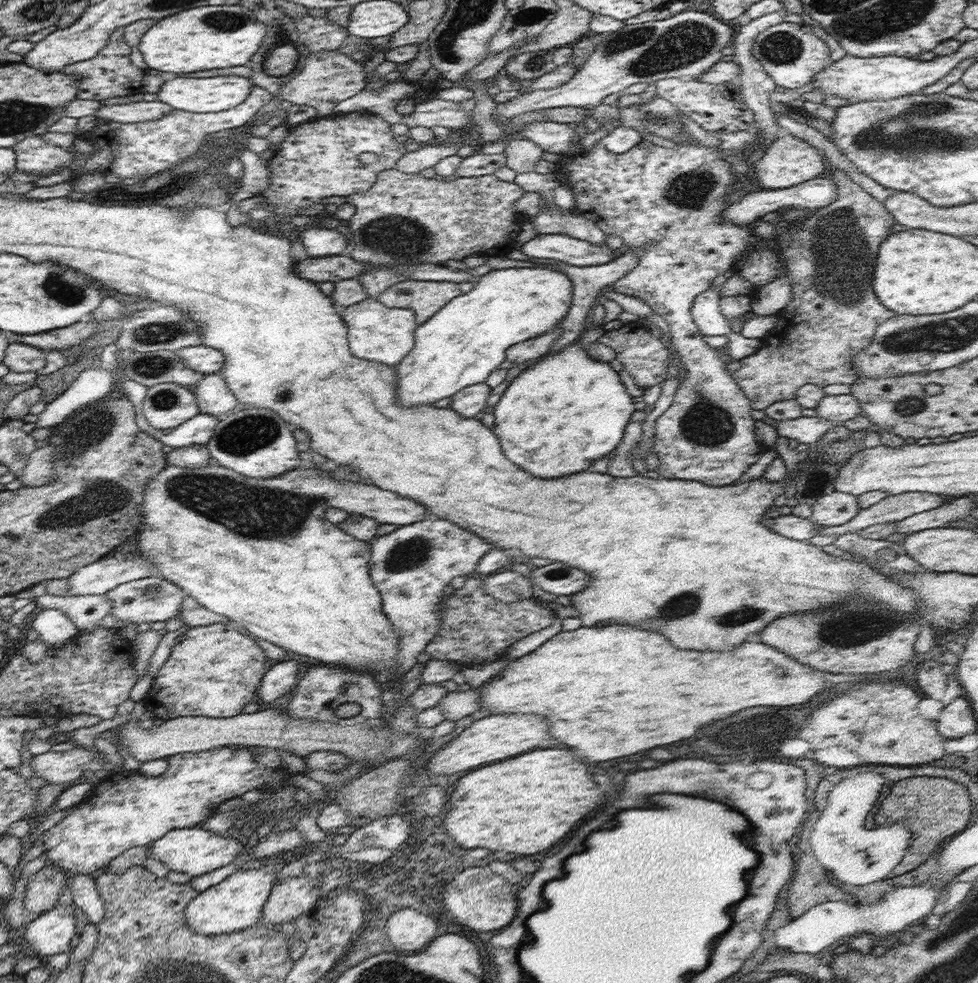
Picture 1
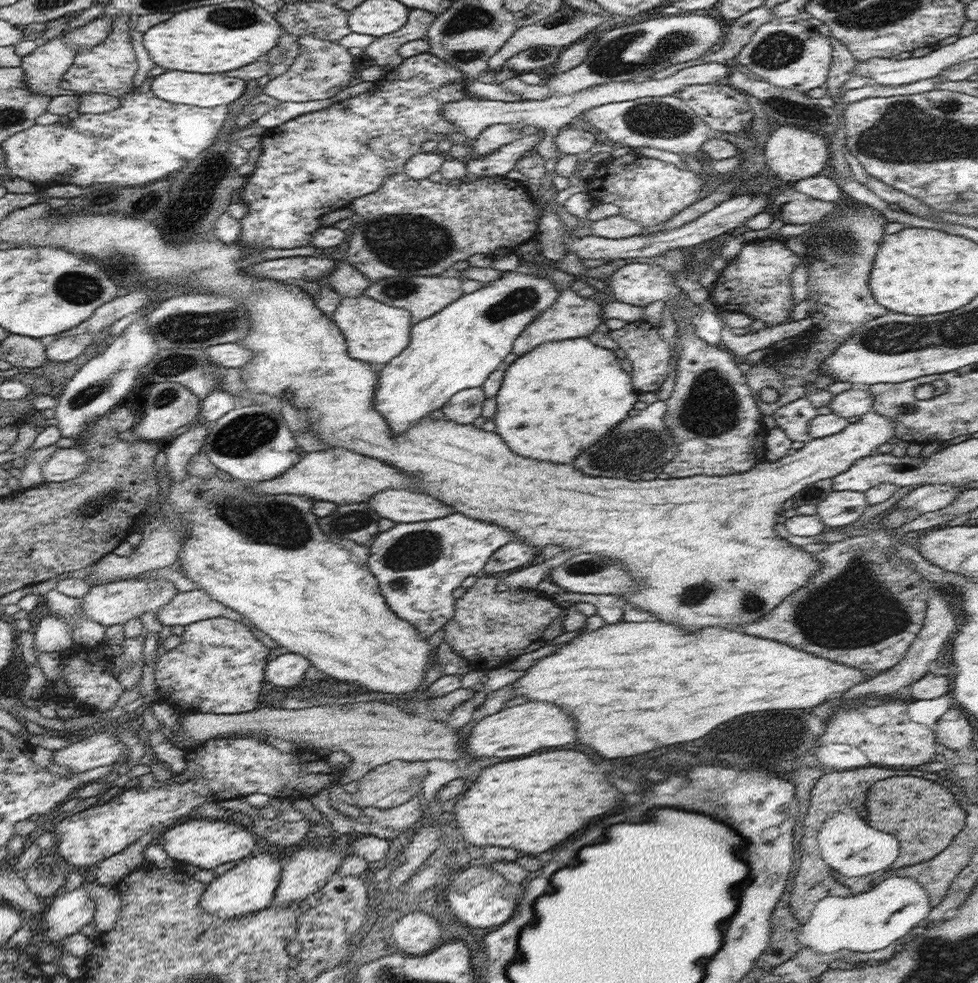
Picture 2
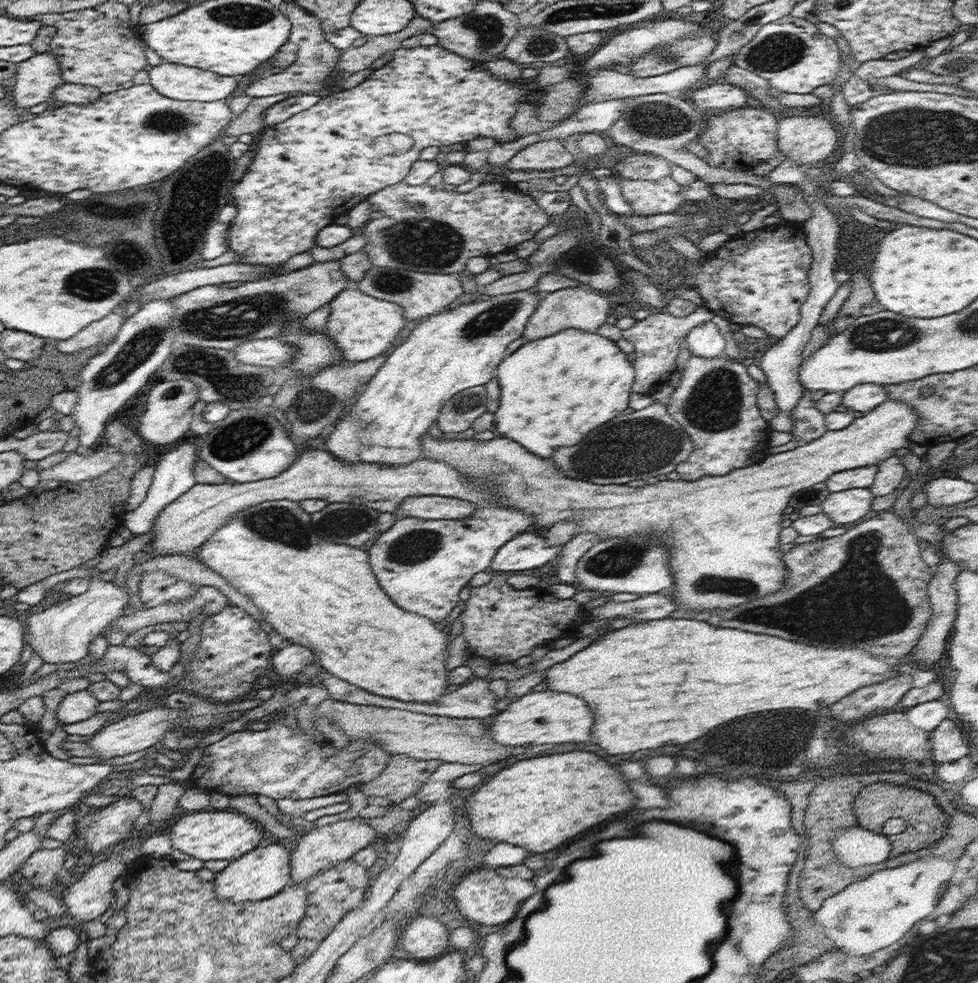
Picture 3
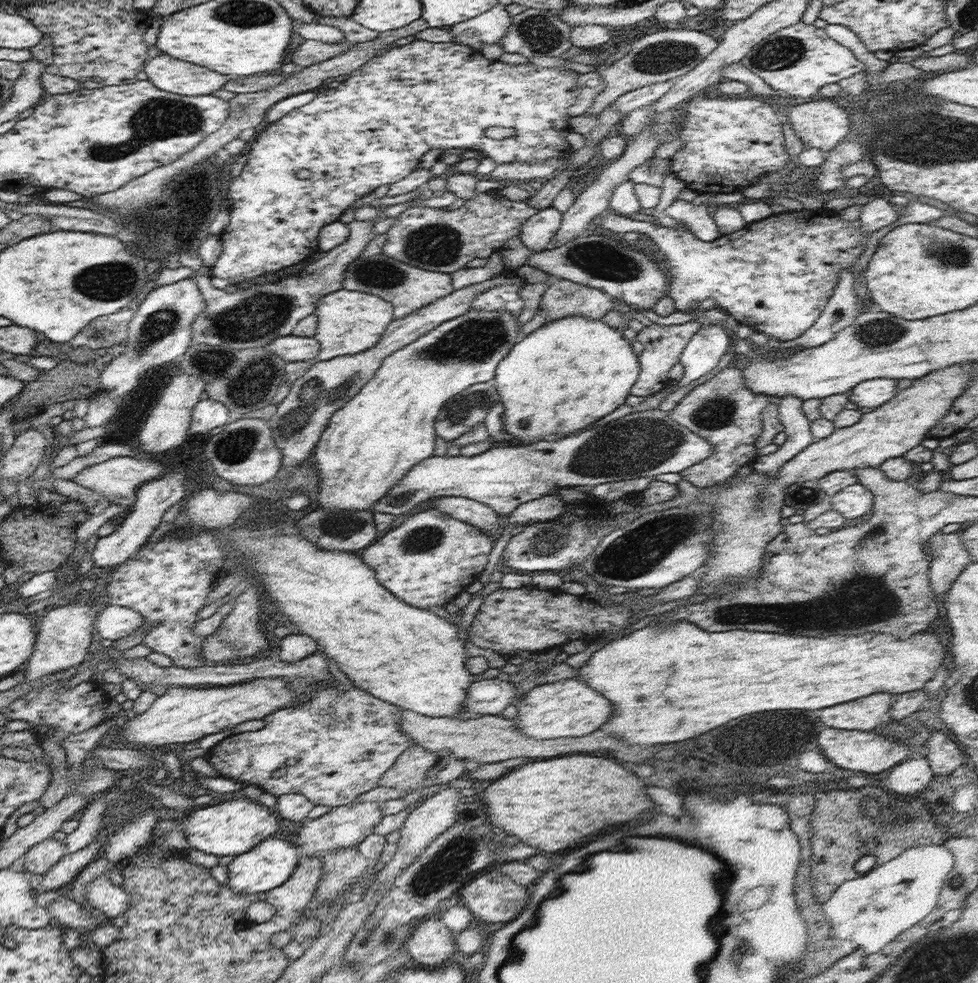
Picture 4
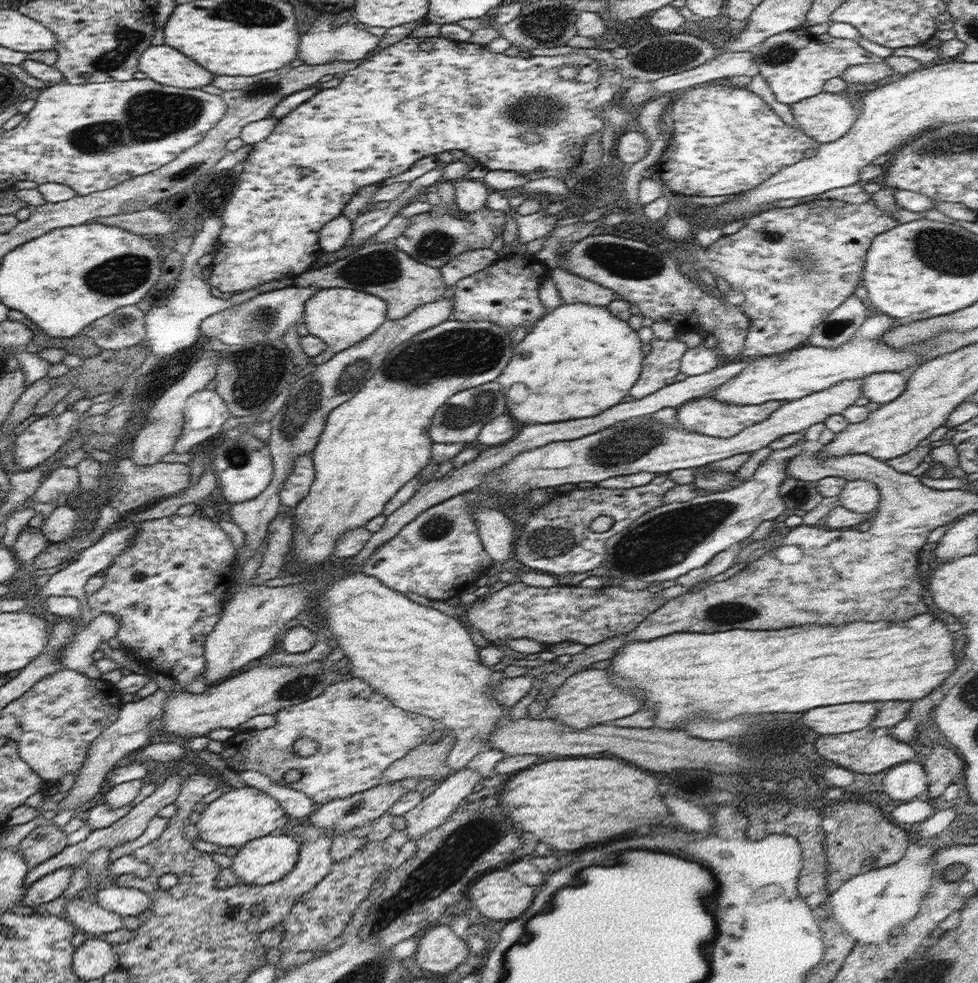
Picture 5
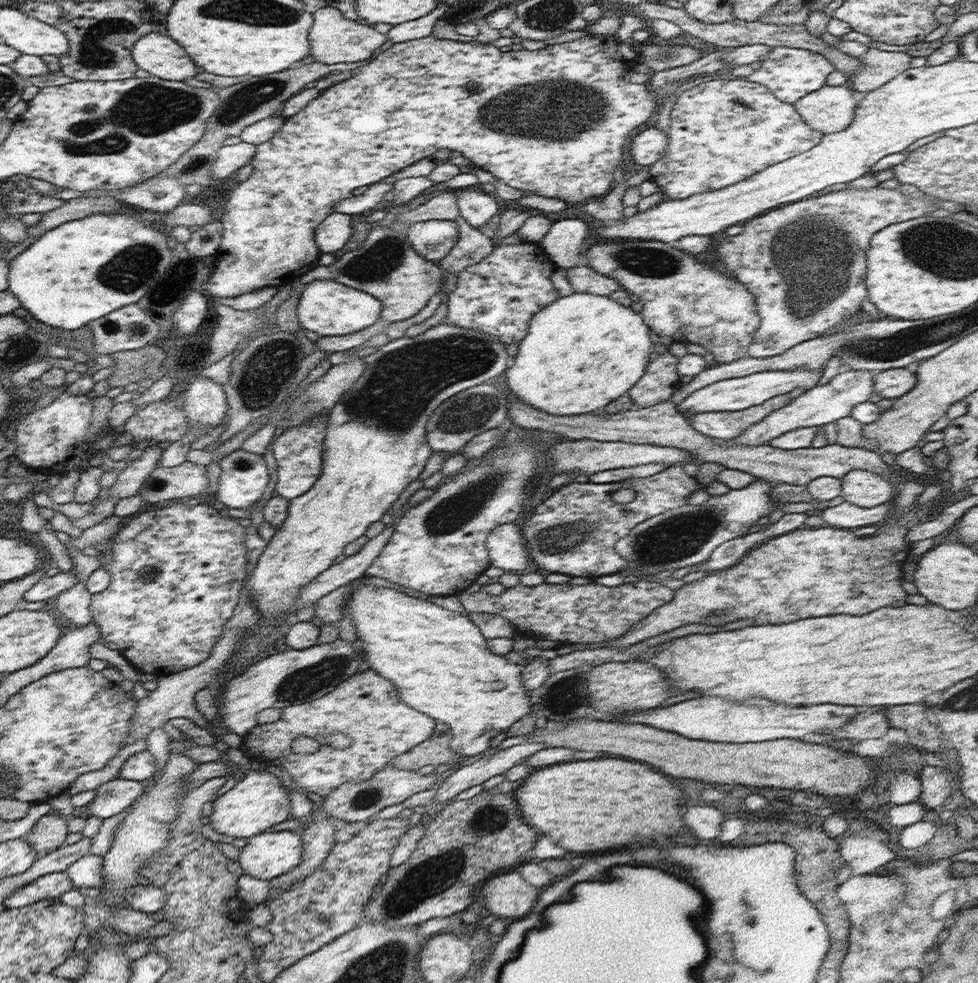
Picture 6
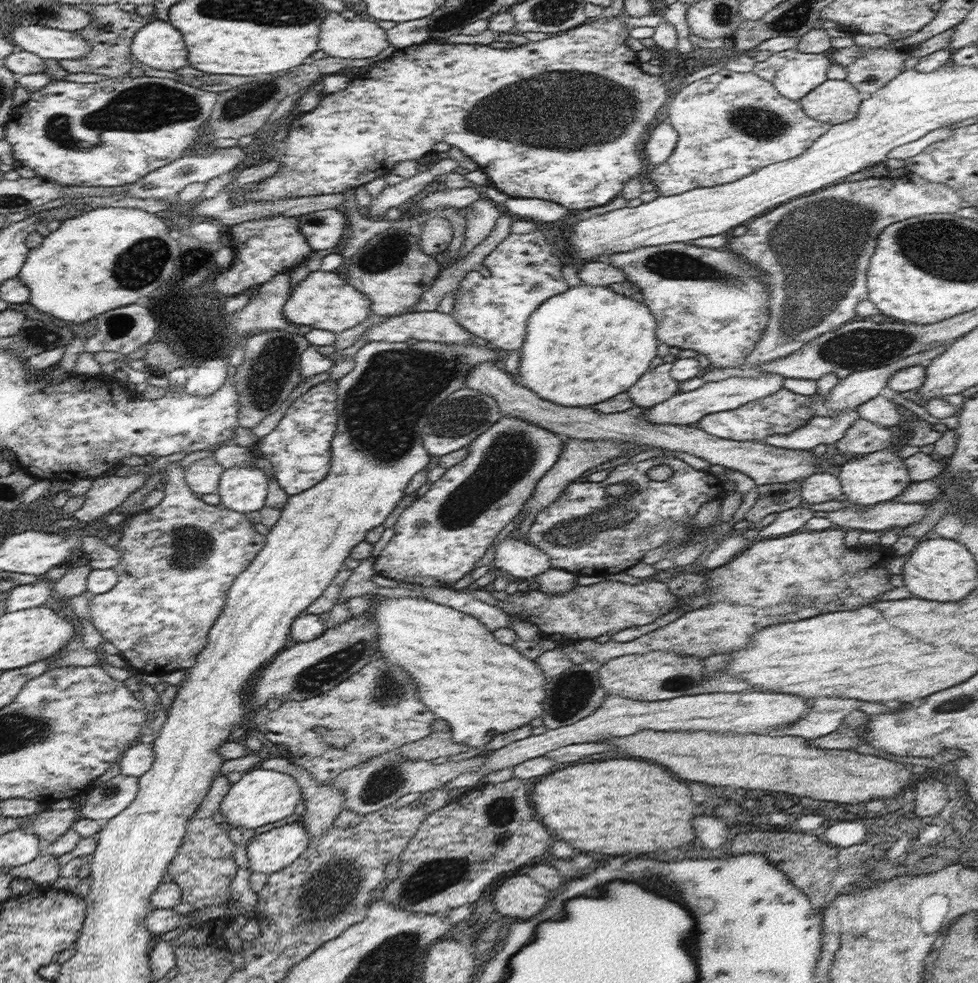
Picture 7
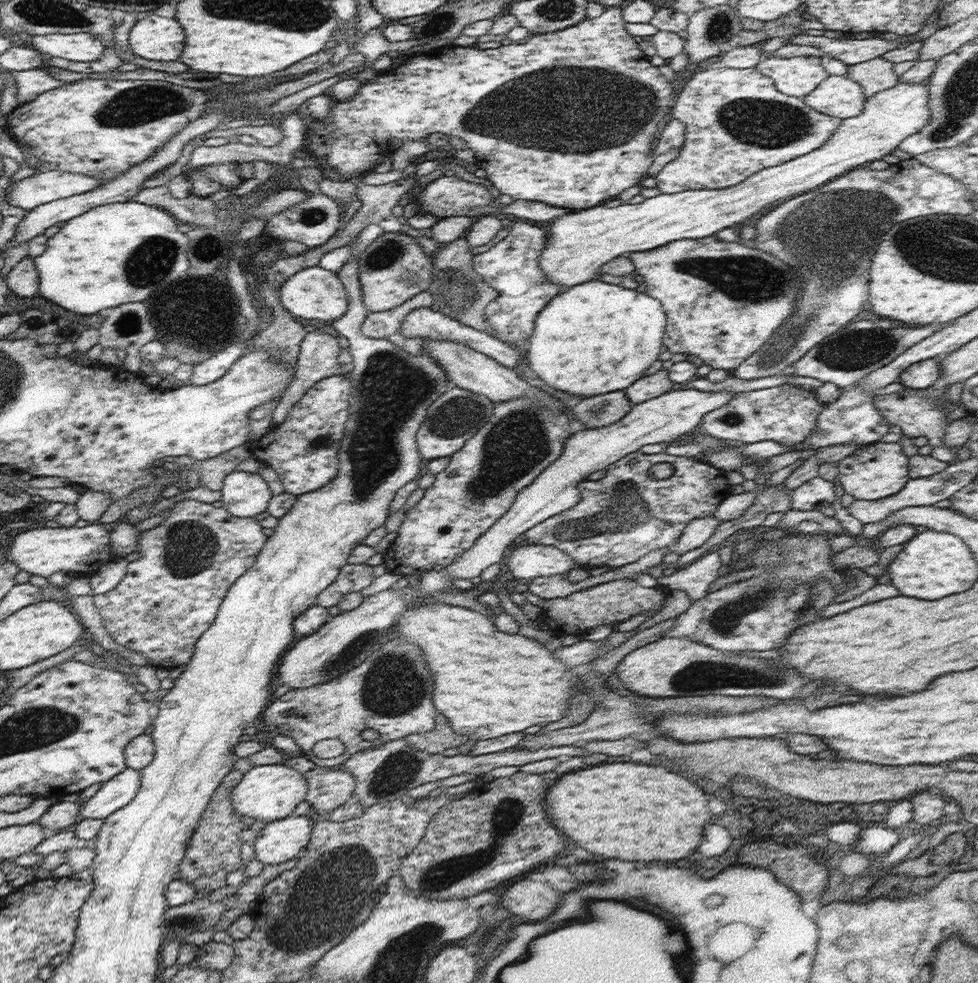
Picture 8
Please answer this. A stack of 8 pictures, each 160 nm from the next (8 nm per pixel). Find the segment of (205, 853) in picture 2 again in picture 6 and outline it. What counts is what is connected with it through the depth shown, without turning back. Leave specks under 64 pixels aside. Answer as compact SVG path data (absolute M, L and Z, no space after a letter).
M248 770L246 776L239 777L236 785L223 795L213 801L213 812L206 821L209 822L220 834L225 834L229 838L250 838L252 835L262 833L280 822L291 818L291 806L289 805L289 794L286 787L280 784L276 776L268 771Z

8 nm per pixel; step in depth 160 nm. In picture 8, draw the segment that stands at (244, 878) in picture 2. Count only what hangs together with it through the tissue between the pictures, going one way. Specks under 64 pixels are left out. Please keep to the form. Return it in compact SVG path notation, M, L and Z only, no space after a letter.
M290 814L260 827L254 840L255 858L264 865L292 860L310 842L315 821L308 815Z

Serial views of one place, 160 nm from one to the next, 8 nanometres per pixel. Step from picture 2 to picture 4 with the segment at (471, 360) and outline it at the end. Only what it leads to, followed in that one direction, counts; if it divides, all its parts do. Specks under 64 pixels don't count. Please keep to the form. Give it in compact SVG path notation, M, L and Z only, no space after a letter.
M472 310L457 316L440 324L435 329L429 330L423 334L417 341L411 342L387 356L376 371L374 378L369 380L361 389L358 394L352 397L340 410L336 410L334 415L330 416L328 427L321 434L320 441L316 444L314 450L314 466L320 476L320 483L318 483L318 507L328 510L374 510L376 502L388 494L388 490L396 485L398 480L402 480L410 472L410 469L418 463L421 463L425 458L432 456L434 452L437 438L435 432L435 423L437 415L445 405L445 402L458 394L460 391L467 389L474 384L486 382L495 378L495 372L499 366L499 362L510 352L510 349L521 339L520 329L518 328L518 316L508 311L489 311L489 310Z

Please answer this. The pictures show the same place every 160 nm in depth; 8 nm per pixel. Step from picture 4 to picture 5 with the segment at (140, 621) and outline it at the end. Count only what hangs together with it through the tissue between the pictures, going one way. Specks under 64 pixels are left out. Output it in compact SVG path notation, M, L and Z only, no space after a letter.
M110 613L97 614L88 626L78 626L72 640L57 654L66 669L74 669L90 678L100 678L101 672L91 665L92 653L102 642L117 636L120 619Z

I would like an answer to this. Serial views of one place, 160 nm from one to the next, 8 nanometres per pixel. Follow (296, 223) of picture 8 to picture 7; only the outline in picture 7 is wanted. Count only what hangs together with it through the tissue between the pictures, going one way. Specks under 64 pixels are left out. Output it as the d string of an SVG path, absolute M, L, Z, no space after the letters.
M326 209L300 216L299 227L313 250L334 248L347 227L347 218L340 209Z

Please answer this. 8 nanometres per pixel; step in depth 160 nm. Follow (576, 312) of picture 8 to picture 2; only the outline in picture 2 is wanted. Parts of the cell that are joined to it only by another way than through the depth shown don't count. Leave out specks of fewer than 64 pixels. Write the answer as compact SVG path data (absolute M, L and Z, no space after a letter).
M574 337L564 340L551 340L550 342L542 342L536 348L526 351L526 354L519 356L511 363L505 372L502 386L494 398L497 403L496 414L493 422L496 424L496 433L499 434L504 442L510 446L512 452L524 456L524 458L532 458L532 460L544 460L544 462L562 462L562 464L570 464L574 462L574 458L578 454L582 454L586 448L590 448L594 442L598 442L602 436L606 436L616 424L624 422L626 416L634 413L634 404L637 401L637 392L631 381L630 373L622 369L621 360L616 357L614 352L602 346L596 346L589 337Z

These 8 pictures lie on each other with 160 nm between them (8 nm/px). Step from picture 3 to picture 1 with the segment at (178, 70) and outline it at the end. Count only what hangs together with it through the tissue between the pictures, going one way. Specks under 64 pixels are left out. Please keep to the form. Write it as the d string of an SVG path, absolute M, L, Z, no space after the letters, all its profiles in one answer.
M212 76L212 78L176 78L166 81L158 98L160 101L173 106L175 110L188 112L222 112L242 104L251 95L253 82L240 76Z

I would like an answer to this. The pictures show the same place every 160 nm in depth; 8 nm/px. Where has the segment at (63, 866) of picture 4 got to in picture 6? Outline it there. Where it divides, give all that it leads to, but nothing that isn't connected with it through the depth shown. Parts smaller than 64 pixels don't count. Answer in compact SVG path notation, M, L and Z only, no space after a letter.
M66 871L48 873L10 893L4 906L7 909L23 908L46 898L58 899L72 888L74 886Z

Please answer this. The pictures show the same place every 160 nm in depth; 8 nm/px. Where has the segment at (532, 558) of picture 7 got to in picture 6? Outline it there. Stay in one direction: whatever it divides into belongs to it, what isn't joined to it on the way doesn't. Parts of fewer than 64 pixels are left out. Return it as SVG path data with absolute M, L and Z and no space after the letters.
M513 522L495 526L486 539L491 566L522 574L532 562L522 529Z

